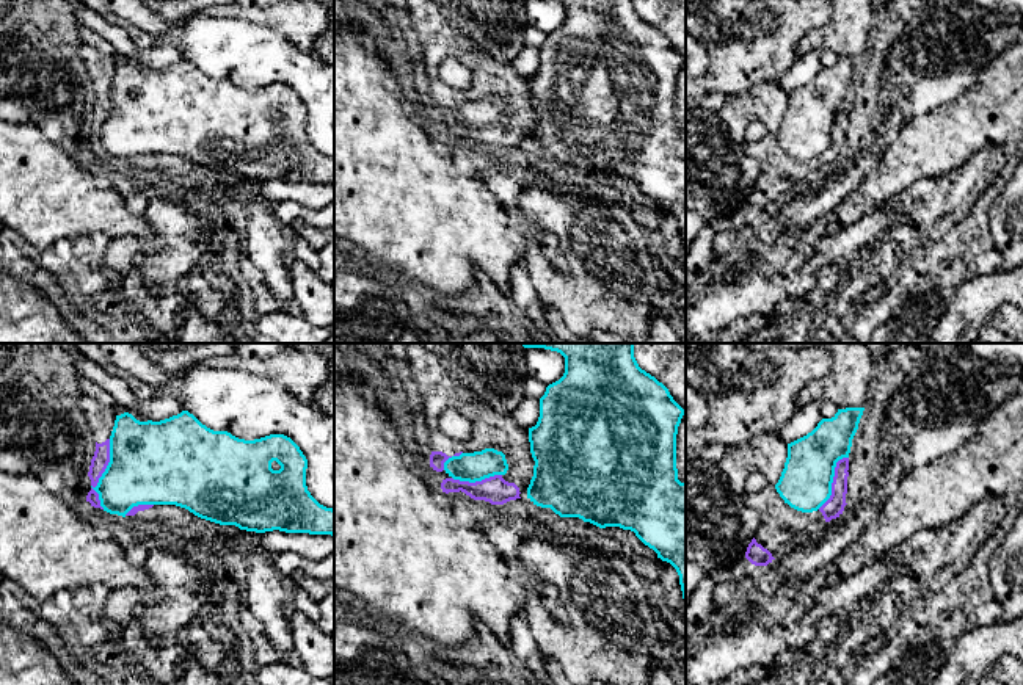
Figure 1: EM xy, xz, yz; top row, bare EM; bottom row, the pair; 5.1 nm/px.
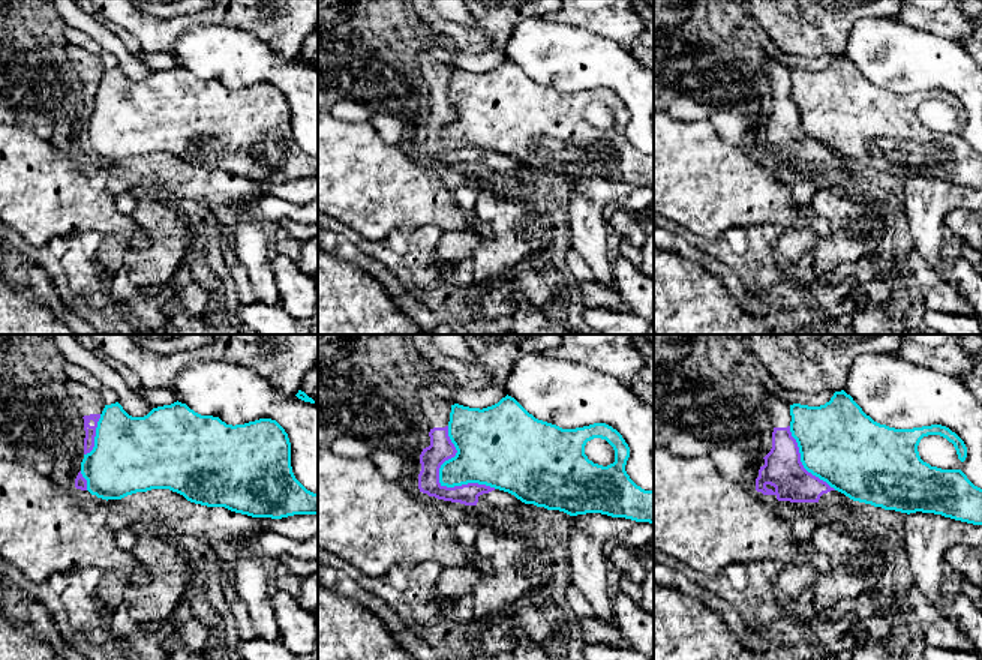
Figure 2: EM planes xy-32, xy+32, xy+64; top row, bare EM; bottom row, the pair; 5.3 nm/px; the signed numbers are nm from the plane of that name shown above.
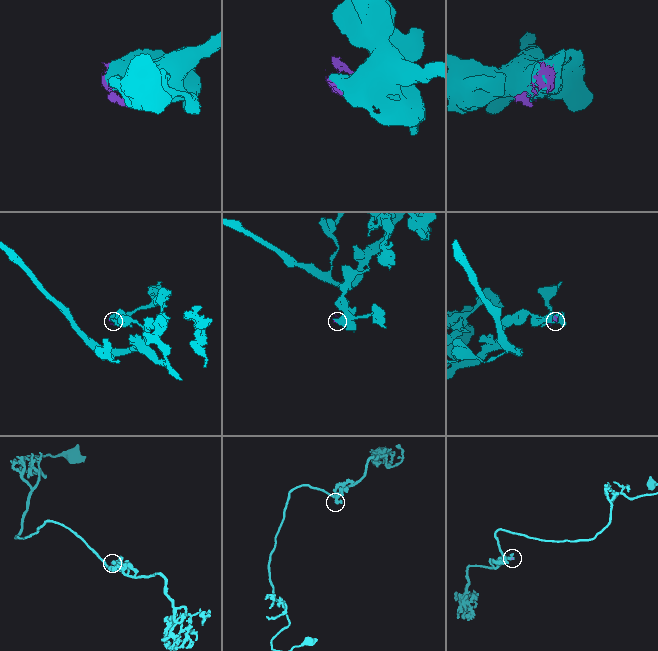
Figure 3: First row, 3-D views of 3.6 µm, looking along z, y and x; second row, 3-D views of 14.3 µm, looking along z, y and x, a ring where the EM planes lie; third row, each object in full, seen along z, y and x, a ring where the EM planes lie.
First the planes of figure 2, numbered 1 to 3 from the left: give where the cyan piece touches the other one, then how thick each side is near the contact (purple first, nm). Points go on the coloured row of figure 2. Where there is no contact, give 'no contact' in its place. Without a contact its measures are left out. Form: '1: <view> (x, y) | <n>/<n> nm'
1: xy-32 (95, 435) | 60/400 nm
2: xy+32 (438, 480) | 140/260 nm
3: xy+64 (801, 462) | 200/420 nm

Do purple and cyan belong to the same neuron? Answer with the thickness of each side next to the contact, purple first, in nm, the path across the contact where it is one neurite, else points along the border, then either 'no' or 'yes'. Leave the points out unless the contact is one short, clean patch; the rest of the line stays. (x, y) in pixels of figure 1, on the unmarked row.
90/420 nm | no

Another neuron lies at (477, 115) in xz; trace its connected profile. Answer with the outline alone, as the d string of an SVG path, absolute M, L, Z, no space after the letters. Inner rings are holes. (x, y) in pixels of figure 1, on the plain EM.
M485 97L449 107L444 119L453 129L475 132L494 124L505 124L508 113L502 100Z

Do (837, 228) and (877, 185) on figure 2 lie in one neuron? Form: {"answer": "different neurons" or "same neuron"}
{"answer": "same neuron"}

